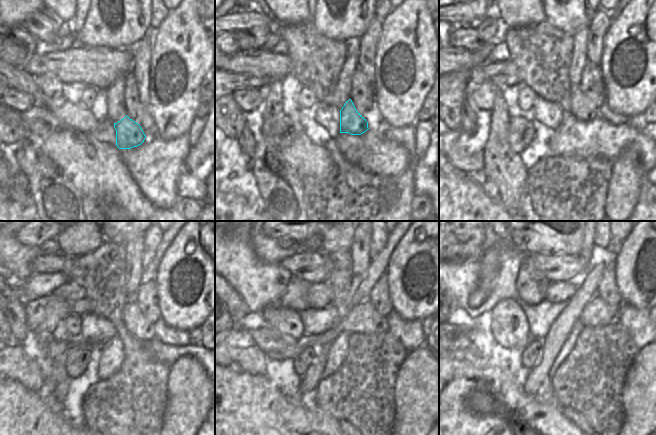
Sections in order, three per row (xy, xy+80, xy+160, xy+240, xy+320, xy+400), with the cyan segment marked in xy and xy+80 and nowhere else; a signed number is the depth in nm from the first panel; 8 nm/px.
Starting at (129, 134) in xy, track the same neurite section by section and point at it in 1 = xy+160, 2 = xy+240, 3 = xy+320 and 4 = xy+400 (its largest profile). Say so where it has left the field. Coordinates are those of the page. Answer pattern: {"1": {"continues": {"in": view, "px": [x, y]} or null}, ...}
{"1": {"continues": {"in": "xy+160", "px": [581, 107]}}, "2": {"continues": {"in": "xy+240", "px": [134, 320]}}, "3": {"continues": {"in": "xy+320", "px": [363, 318]}}, "4": {"continues": {"in": "xy+400", "px": [597, 313]}}}

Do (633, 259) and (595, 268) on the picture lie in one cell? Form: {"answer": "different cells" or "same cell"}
{"answer": "different cells"}

